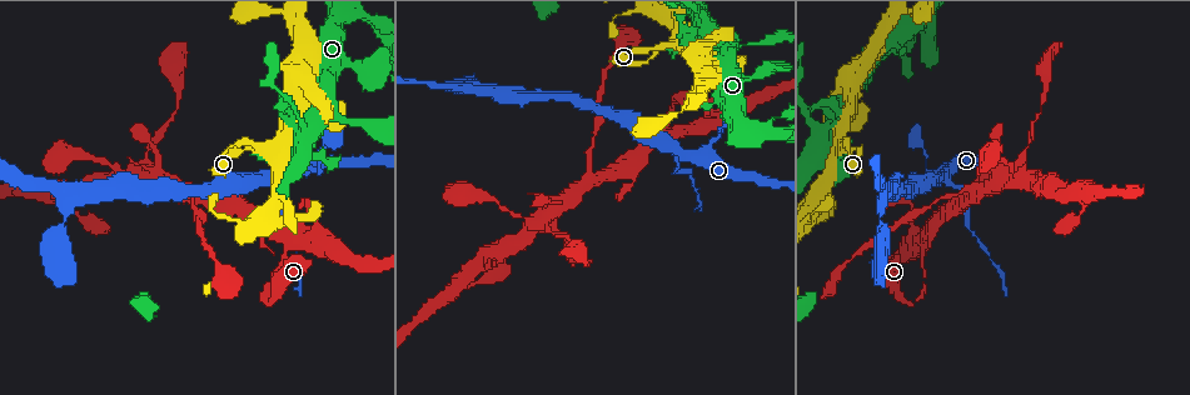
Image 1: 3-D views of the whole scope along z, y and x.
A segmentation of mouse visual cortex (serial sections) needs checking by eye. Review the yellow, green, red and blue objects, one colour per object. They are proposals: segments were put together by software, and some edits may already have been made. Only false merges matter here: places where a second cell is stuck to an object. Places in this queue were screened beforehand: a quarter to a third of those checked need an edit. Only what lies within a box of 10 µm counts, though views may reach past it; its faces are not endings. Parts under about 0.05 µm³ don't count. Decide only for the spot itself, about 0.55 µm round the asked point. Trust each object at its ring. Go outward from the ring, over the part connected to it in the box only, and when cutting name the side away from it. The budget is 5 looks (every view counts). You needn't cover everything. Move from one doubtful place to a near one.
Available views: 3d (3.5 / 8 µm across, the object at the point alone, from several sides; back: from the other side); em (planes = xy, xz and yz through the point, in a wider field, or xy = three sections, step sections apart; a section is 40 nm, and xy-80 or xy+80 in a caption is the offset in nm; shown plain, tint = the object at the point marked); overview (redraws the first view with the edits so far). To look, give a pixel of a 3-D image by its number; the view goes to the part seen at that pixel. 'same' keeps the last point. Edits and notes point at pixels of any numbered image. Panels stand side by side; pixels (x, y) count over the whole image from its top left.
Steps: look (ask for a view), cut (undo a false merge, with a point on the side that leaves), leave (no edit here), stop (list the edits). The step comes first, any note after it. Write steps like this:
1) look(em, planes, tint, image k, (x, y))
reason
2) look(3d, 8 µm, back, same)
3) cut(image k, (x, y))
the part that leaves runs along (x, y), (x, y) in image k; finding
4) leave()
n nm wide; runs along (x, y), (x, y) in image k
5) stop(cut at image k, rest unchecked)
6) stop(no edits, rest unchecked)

look(3d, 3.5 µm, image 1, (842, 162))
sudden change in width

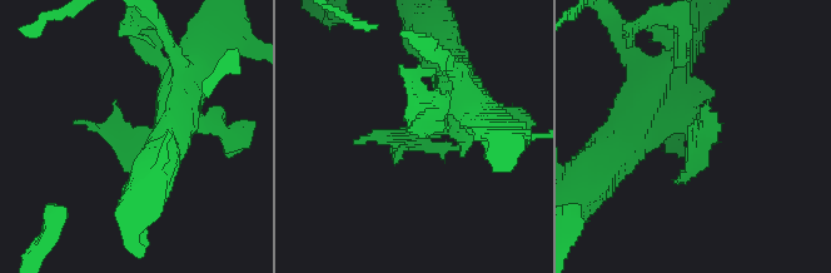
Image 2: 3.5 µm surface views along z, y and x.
look(em, planes, tint, image 2, (438, 133))

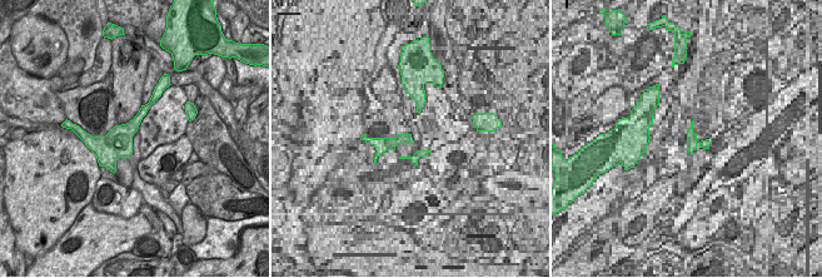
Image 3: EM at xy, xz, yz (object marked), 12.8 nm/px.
look(em, xy, step 5, tint, same)

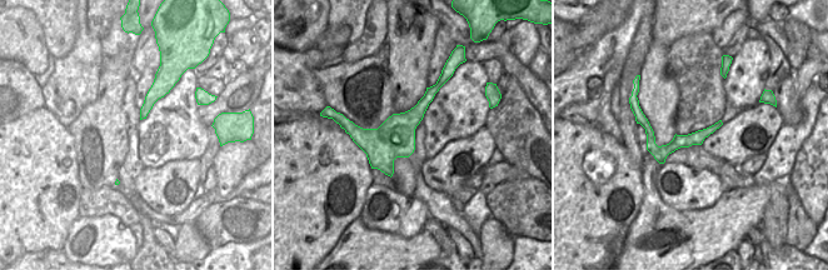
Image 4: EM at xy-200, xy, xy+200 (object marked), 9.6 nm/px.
leave()
runs along (644, 121), (657, 149), (709, 130) in image 4; one cell here

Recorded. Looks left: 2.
look(3d, 3.5 µm, back, image 1, (296, 24))
narrows sharply

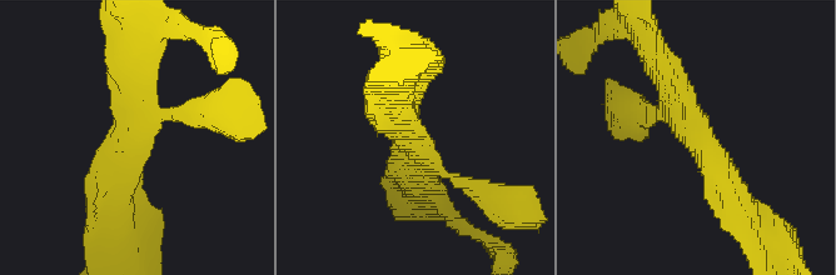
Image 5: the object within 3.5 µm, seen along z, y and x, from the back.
look(em, xy, step 5, tint, image 5, (693, 135))

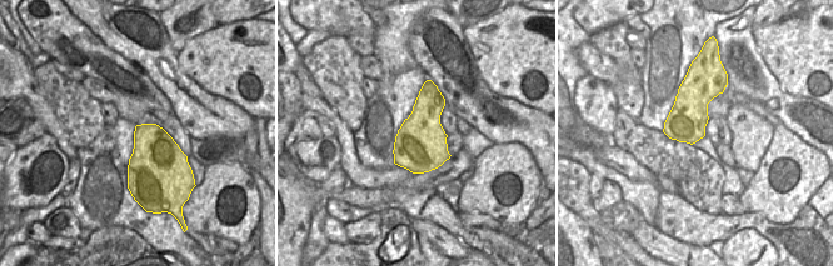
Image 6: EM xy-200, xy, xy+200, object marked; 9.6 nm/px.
leave()
runs along (734, 203), (698, 141), (647, 110) in image 5; continuous, no second cell

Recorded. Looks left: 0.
stop(no edits, rest unchecked)

